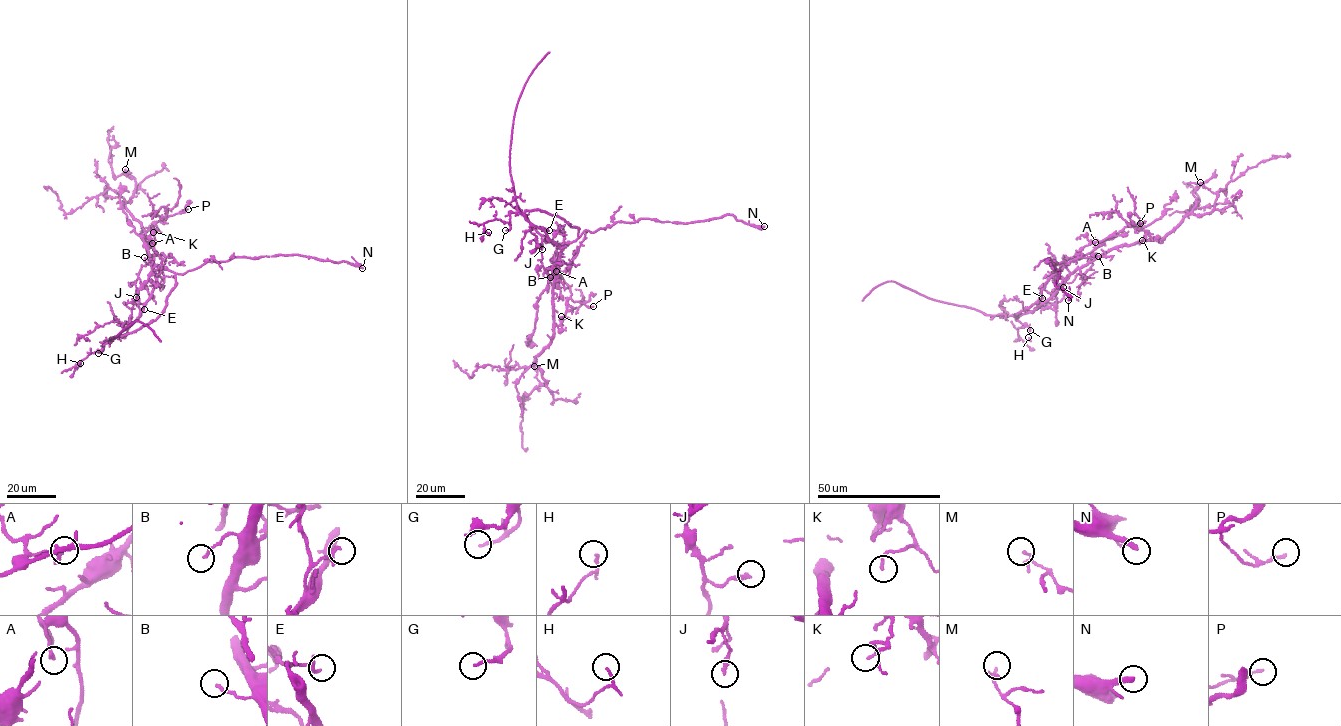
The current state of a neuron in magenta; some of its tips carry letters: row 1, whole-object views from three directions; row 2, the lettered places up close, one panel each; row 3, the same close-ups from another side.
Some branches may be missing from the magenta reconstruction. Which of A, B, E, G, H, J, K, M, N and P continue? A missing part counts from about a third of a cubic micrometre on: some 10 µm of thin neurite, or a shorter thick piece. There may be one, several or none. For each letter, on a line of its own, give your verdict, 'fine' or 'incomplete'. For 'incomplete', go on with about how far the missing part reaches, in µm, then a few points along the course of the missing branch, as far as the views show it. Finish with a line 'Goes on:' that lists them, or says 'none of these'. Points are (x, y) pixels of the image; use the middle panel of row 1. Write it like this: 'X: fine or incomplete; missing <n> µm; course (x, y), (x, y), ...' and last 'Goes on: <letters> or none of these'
A: fine
B: fine
E: fine
G: incomplete; missing 35 µm
H: fine
J: fine
K: fine
M: fine
N: incomplete; missing 50 µm
P: fine
Goes on: G, N

